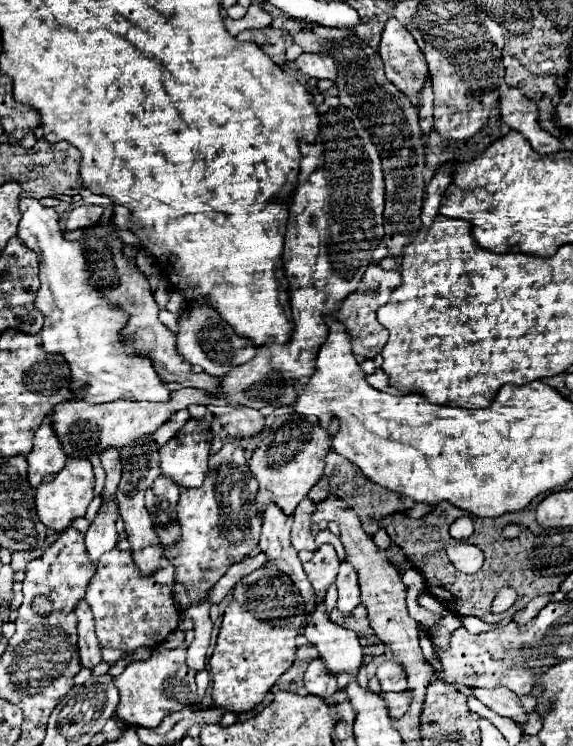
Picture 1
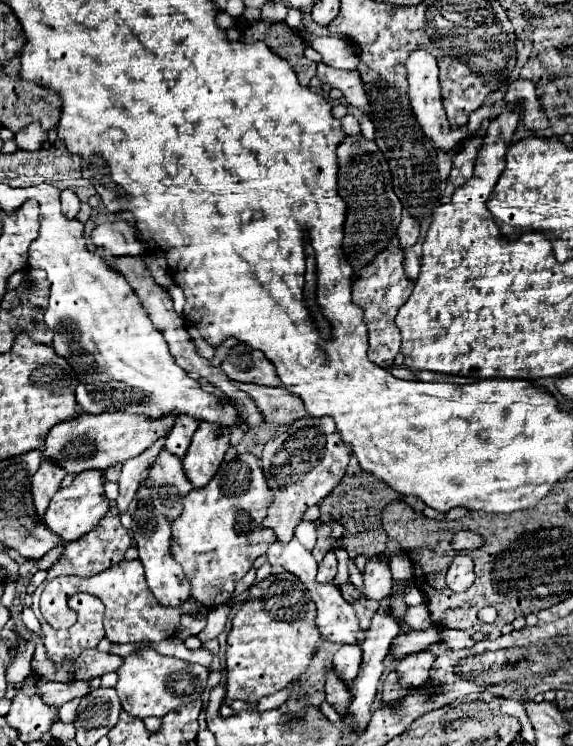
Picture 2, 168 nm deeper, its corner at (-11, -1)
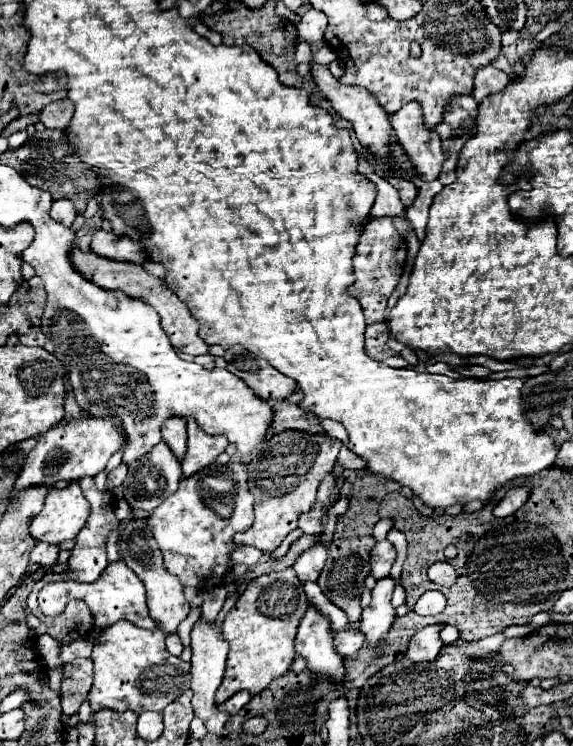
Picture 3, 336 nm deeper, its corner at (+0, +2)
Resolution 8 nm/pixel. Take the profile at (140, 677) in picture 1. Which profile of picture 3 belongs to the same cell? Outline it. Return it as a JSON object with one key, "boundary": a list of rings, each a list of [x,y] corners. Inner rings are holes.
{"boundary":[[[118,621],[100,633],[100,643],[94,645],[92,661],[94,683],[88,693],[92,711],[162,711],[176,695],[190,689],[190,663],[168,653],[162,629],[140,629],[134,623]]]}

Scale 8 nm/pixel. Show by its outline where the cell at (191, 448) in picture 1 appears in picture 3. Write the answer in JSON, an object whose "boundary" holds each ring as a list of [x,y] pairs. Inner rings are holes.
{"boundary":[[[188,419],[188,451],[182,459],[184,477],[192,477],[202,467],[210,465],[228,445],[228,439],[212,437],[202,431],[194,419]]]}

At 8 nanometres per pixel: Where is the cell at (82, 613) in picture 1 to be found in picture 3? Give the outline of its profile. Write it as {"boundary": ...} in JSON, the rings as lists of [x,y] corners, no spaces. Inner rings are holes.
{"boundary":[[[74,659],[64,667],[62,675],[62,713],[74,715],[92,687],[92,661]]]}

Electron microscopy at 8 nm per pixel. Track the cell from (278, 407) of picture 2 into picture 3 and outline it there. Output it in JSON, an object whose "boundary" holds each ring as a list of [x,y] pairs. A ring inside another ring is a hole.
{"boundary":[[[288,399],[272,403],[274,407],[274,419],[272,419],[272,431],[280,433],[284,429],[300,429],[306,433],[324,433],[320,421],[308,413],[302,411],[298,405],[290,403]]]}

